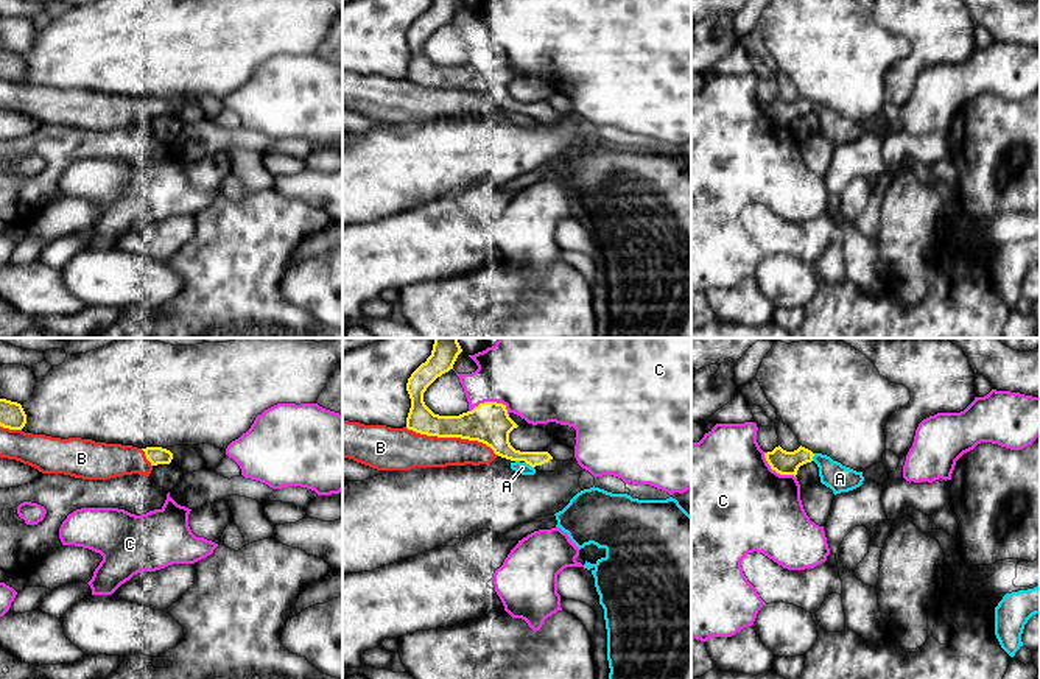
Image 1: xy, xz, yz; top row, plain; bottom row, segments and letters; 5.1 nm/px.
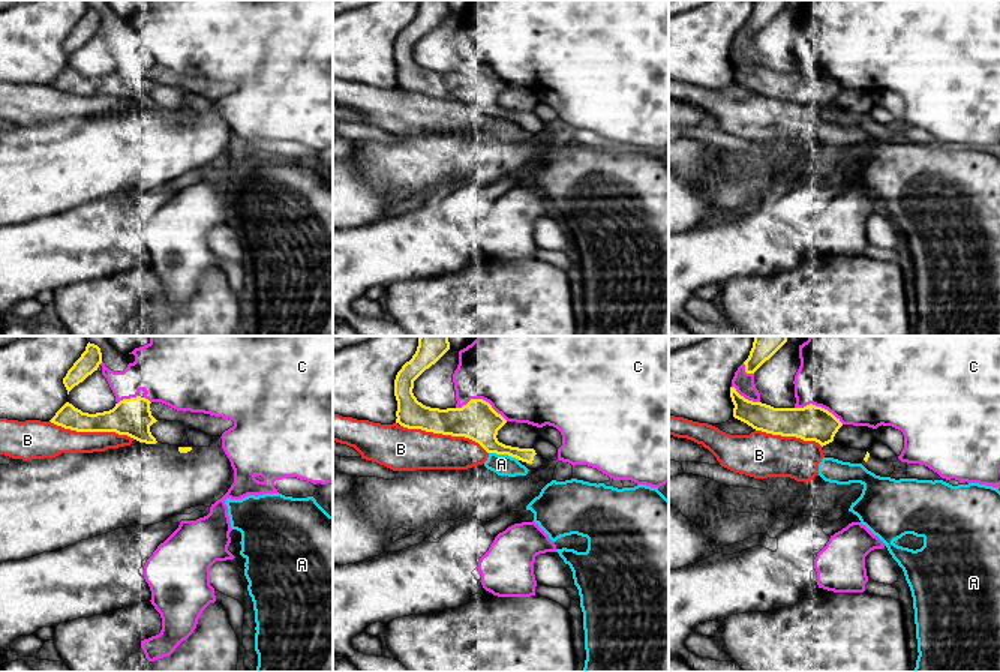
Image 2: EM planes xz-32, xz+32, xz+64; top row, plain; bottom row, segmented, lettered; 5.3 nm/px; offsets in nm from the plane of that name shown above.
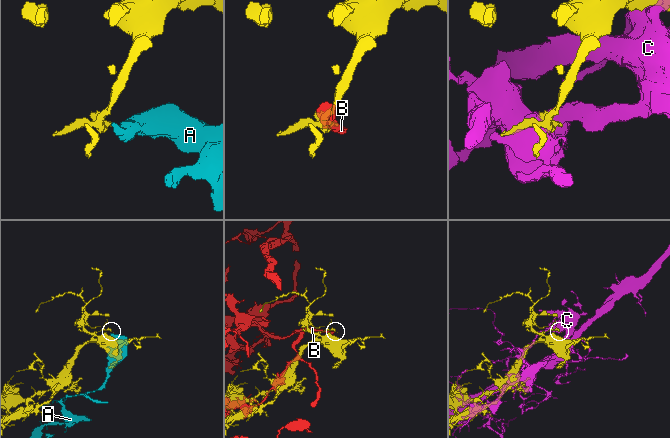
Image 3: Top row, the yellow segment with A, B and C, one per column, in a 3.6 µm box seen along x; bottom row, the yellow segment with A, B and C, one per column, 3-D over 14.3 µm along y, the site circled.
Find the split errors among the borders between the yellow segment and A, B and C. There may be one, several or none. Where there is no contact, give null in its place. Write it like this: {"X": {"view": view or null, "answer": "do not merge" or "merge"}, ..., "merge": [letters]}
{"A": {"view": "xz", "answer": "do not merge"}, "B": {"view": "xz", "answer": "do not merge"}, "C": {"view": "xz", "answer": "do not merge"}, "merge": []}

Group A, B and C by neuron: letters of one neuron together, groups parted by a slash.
A B / C

